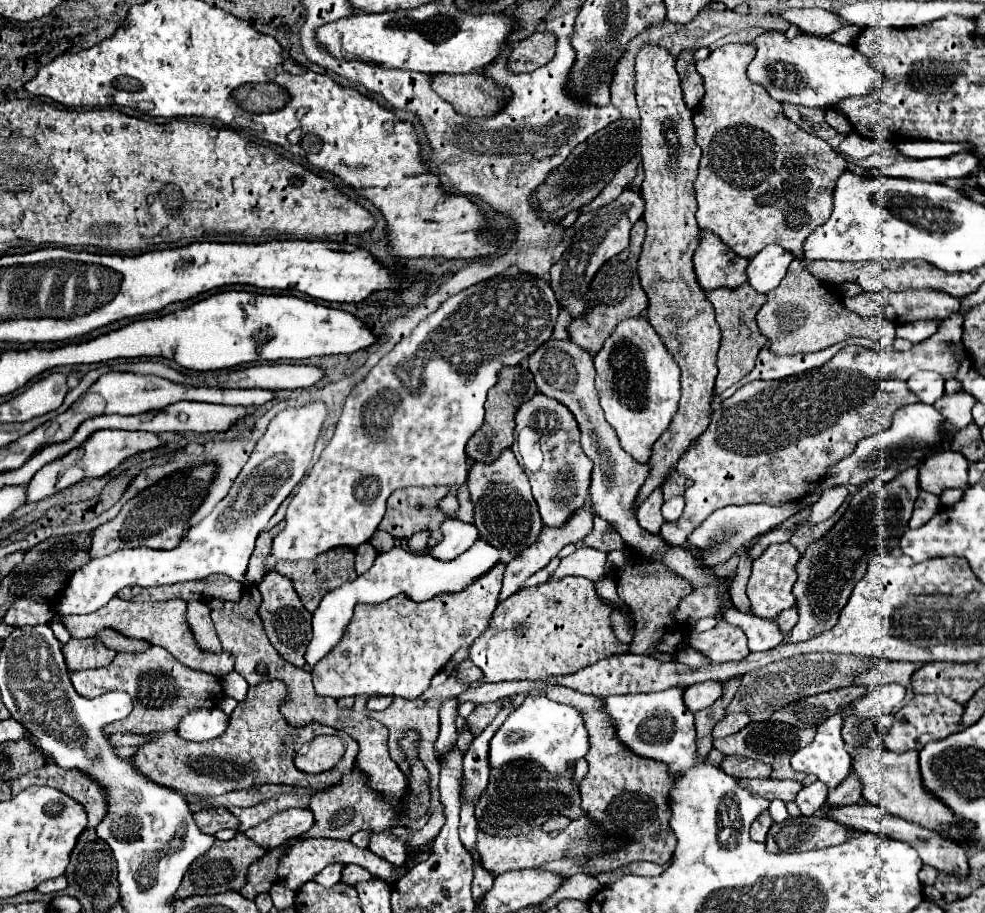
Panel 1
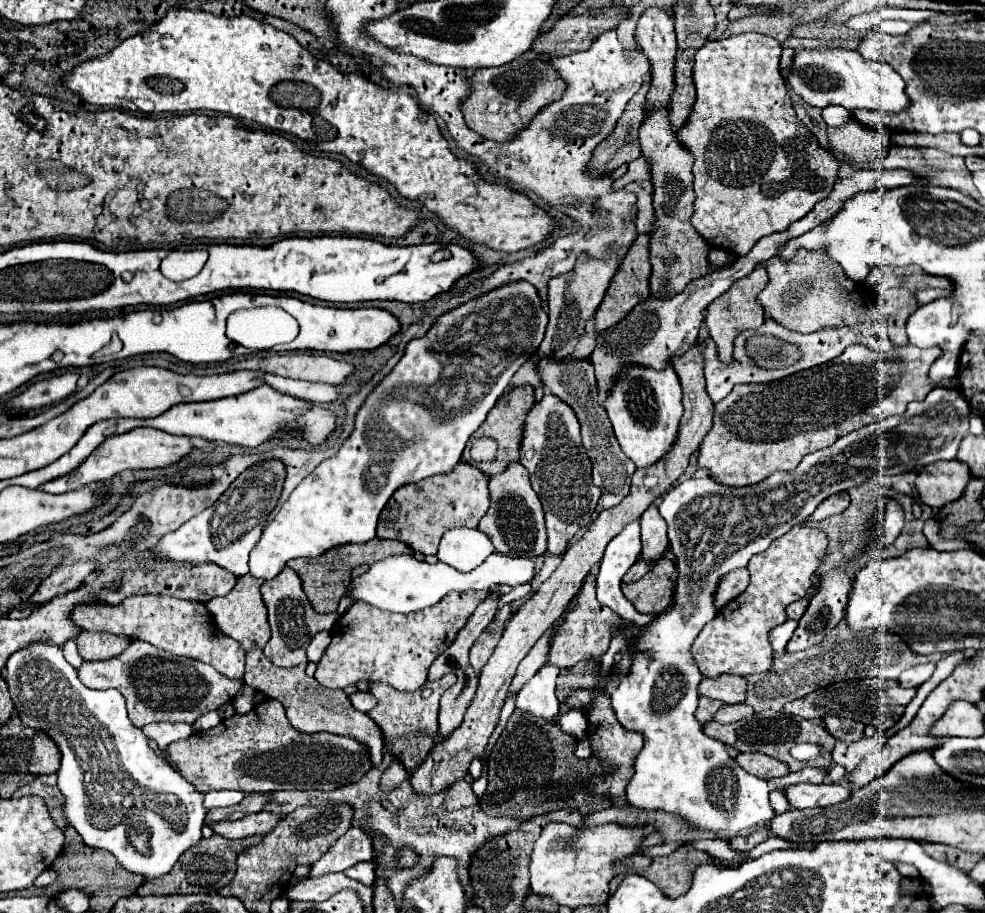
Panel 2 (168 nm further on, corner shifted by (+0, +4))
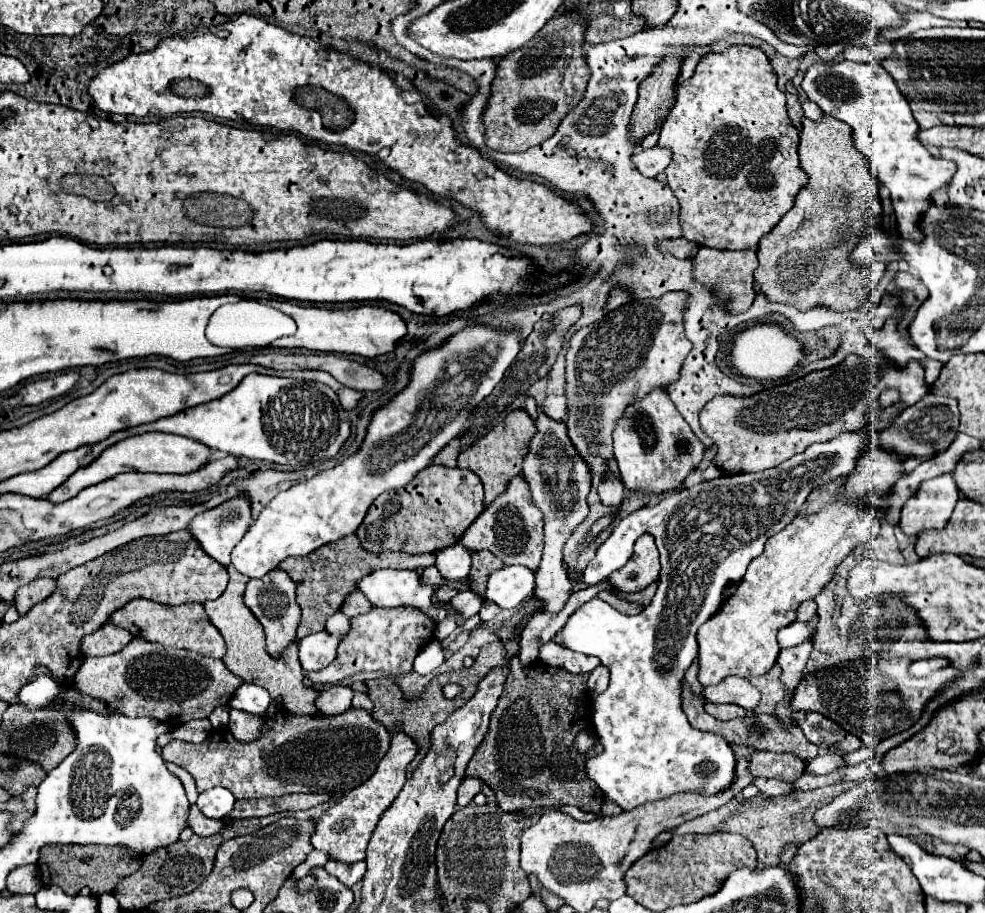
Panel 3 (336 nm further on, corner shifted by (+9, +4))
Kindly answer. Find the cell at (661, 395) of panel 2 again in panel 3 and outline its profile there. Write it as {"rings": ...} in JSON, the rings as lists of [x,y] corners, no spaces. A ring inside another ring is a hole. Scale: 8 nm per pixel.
{"rings":[[[654,388],[642,400],[630,404],[614,428],[614,458],[618,462],[620,478],[630,490],[664,492],[676,490],[690,470],[702,460],[704,446],[692,434],[666,388]]]}

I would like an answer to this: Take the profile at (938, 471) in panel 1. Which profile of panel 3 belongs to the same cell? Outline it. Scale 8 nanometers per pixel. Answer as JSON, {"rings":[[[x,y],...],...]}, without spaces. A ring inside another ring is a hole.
{"rings":[[[942,474],[920,484],[918,492],[902,506],[900,528],[906,534],[920,534],[928,528],[944,528],[960,490],[952,480],[952,474]]]}

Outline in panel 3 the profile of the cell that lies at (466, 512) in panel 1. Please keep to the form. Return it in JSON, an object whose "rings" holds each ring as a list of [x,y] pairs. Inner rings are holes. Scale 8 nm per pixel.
{"rings":[[[430,466],[424,474],[418,474],[402,490],[390,490],[380,494],[370,506],[356,536],[364,550],[386,552],[402,550],[408,554],[436,552],[452,542],[458,542],[464,530],[484,510],[484,488],[480,478],[472,470]]]}

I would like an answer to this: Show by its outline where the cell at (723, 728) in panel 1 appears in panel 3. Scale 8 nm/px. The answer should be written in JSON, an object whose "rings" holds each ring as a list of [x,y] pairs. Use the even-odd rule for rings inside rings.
{"rings":[[[706,702],[704,710],[710,716],[718,718],[718,720],[732,720],[732,718],[738,718],[738,716],[746,714],[746,710],[736,706],[736,704],[712,704],[712,702]]]}

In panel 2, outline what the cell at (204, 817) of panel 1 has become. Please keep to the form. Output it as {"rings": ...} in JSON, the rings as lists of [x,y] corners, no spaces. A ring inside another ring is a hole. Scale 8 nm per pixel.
{"rings":[[[247,794],[239,804],[235,806],[229,806],[229,808],[213,808],[207,812],[207,818],[205,818],[205,824],[211,824],[211,822],[221,822],[221,820],[239,820],[247,814],[255,814],[255,812],[261,812],[263,806],[271,802],[271,796],[267,794]]]}

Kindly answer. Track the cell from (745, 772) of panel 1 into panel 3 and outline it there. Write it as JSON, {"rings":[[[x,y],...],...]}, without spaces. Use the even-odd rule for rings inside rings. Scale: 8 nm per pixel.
{"rings":[[[752,752],[750,754],[750,774],[754,778],[778,778],[784,782],[794,782],[802,776],[806,762],[800,762],[792,754],[776,754],[776,752]]]}

